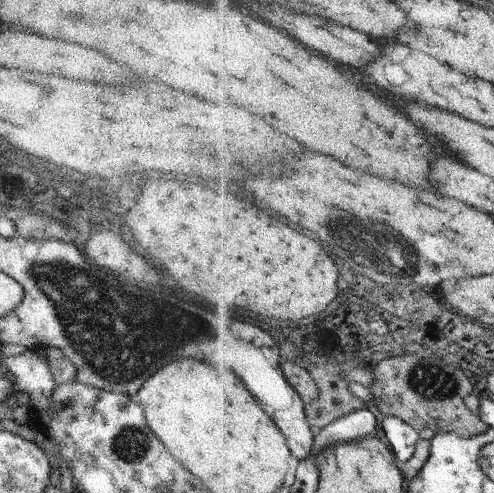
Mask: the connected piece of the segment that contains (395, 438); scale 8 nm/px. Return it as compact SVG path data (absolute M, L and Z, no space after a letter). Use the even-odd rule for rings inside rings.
M386 415L382 424L397 458L402 462L412 460L420 442L420 431L398 416Z

